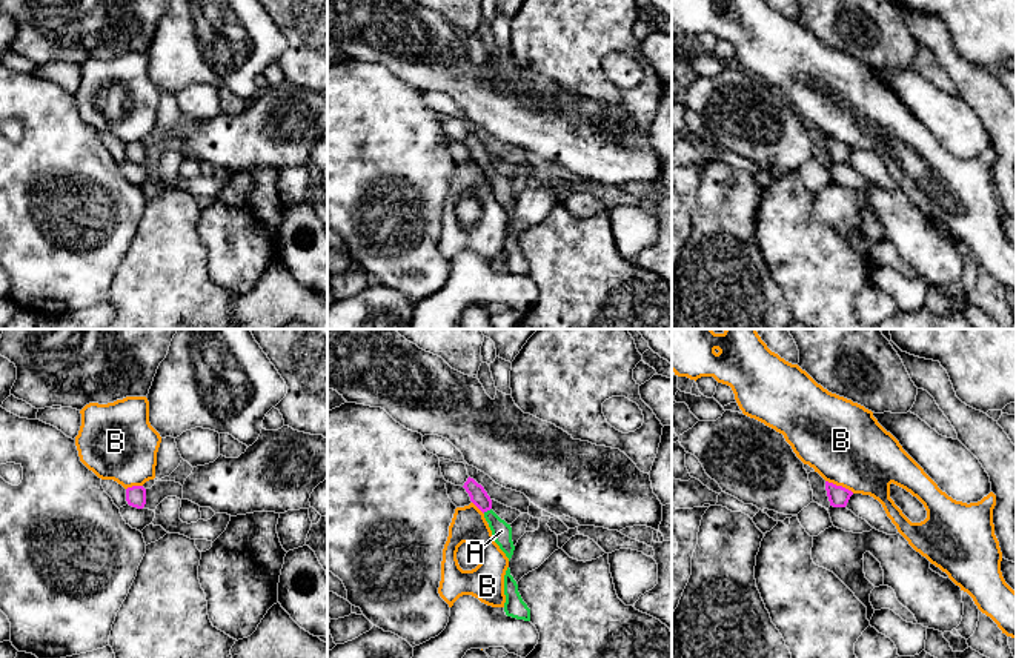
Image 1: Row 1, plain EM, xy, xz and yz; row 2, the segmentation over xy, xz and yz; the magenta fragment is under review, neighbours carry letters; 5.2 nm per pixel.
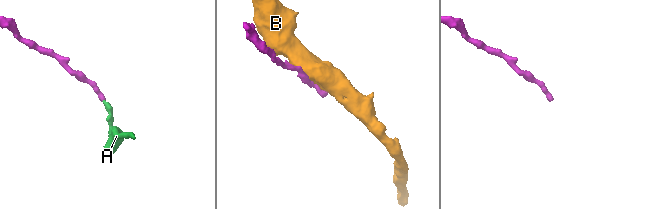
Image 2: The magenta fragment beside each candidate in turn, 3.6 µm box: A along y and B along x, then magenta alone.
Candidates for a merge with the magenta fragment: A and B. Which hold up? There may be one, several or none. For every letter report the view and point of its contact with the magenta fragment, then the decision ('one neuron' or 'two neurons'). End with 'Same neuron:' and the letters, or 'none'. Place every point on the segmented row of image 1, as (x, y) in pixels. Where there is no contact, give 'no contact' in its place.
A: xz (486, 511) | one neuron
B: yz (840, 486) | two neurons
Same neuron: A

